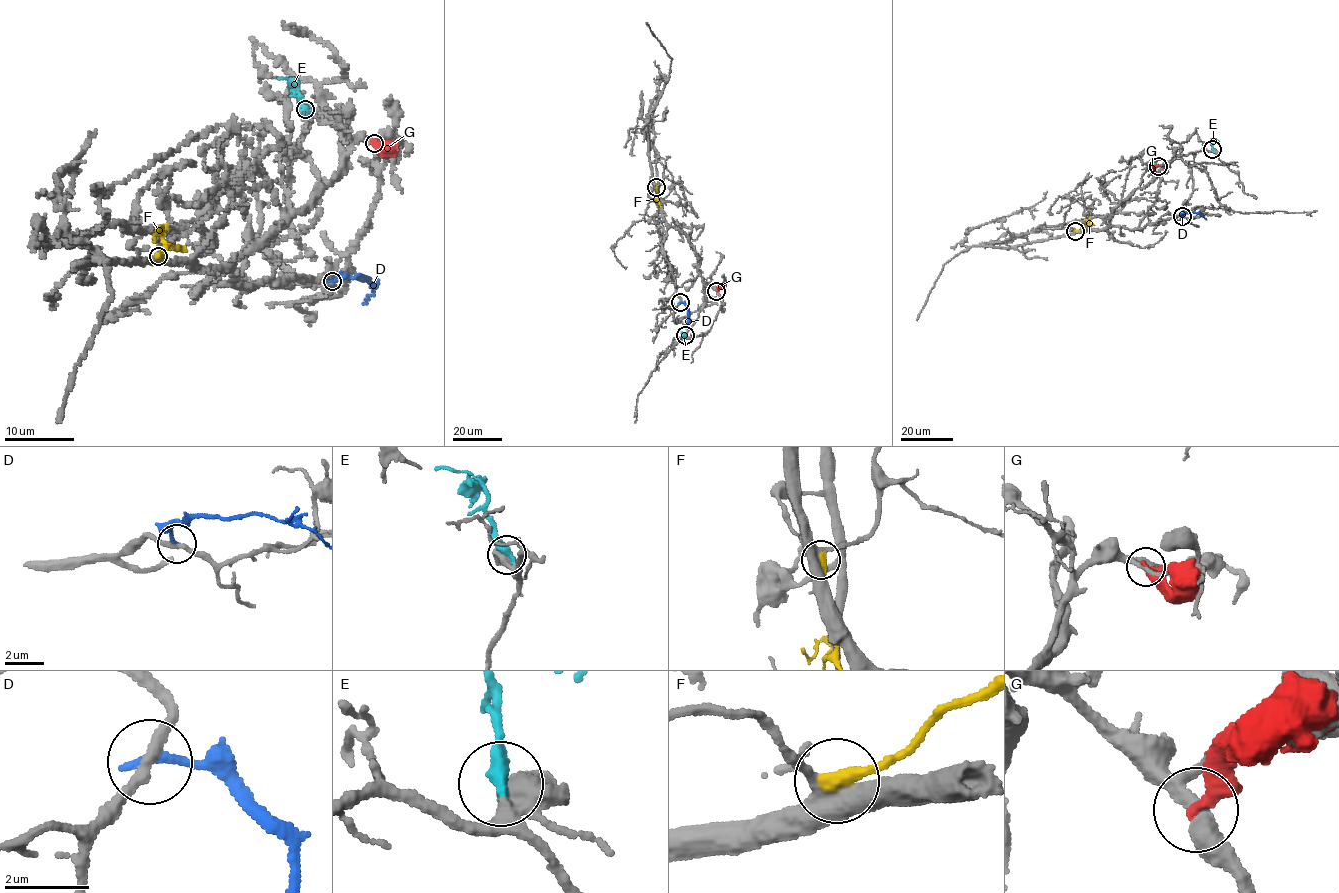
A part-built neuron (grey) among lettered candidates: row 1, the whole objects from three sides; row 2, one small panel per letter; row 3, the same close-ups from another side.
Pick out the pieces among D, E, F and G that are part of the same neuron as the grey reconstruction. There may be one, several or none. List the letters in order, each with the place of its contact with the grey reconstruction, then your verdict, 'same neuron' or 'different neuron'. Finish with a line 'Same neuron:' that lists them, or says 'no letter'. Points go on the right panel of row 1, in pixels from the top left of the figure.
D: contact (1182, 216); different neuron
E: contact (1212, 149); same neuron
F: contact (1075, 231); different neuron
G: contact (1158, 166); different neuron
Same neuron: E

